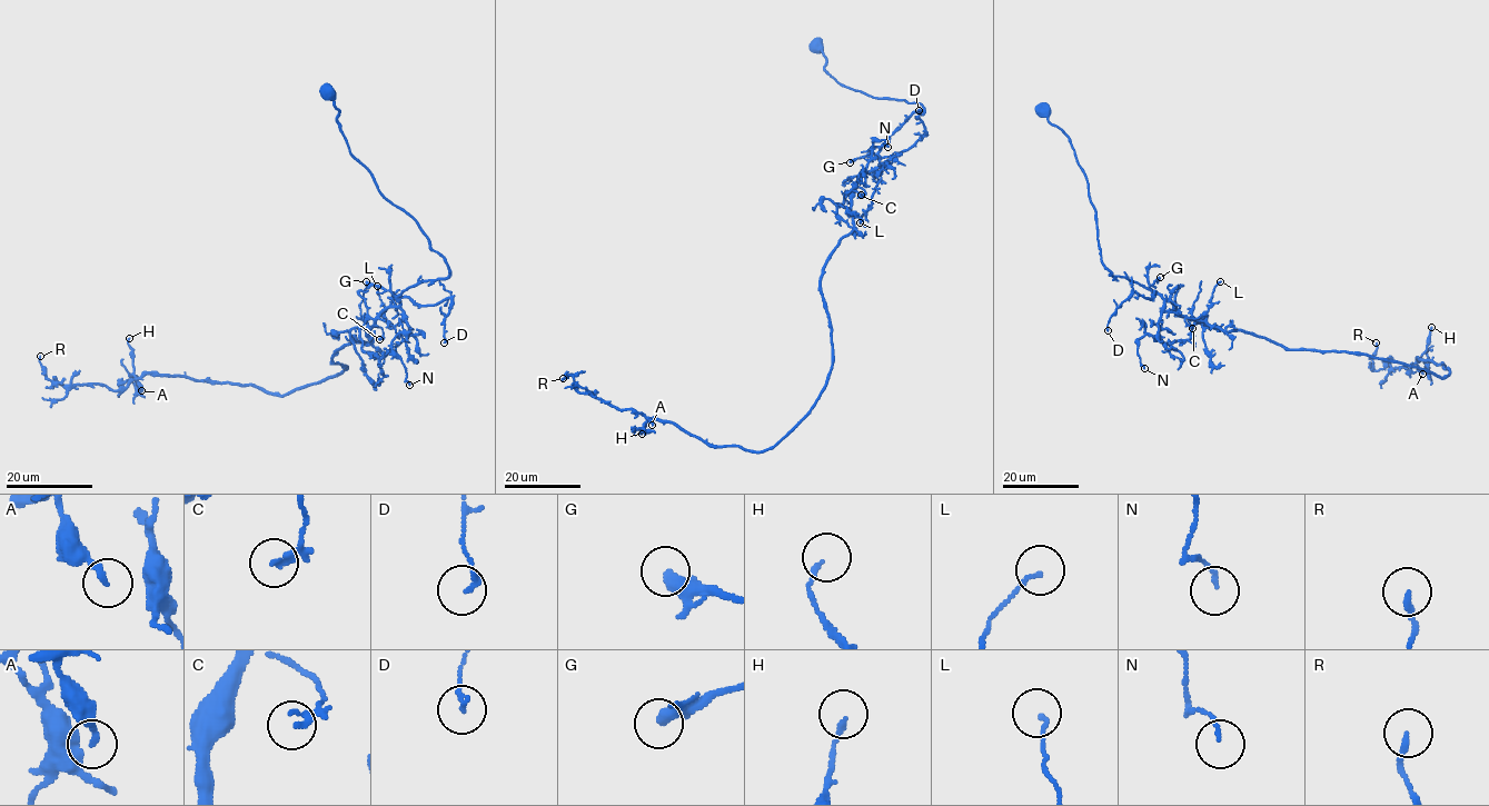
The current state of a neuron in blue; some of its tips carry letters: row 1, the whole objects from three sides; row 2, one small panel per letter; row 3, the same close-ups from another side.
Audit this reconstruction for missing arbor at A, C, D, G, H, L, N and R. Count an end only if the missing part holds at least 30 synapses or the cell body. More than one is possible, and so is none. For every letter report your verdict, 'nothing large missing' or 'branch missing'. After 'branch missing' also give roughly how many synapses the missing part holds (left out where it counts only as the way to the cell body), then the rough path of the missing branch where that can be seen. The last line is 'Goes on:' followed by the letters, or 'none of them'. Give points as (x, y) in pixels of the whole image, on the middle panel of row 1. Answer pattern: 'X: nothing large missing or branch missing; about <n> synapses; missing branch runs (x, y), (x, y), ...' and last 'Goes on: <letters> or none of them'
A: nothing large missing
C: nothing large missing
D: nothing large missing
G: nothing large missing
H: nothing large missing
L: nothing large missing
N: nothing large missing
R: nothing large missing
Goes on: none of them

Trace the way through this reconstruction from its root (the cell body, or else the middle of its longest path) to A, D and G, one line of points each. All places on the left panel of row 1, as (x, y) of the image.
A: (327, 93), (449, 275), (406, 289), (334, 377), (141, 390)
D: (327, 93), (349, 152), (448, 267), (447, 277), (418, 281), (397, 297), (420, 306), (449, 298), (444, 342)
G: (327, 93), (349, 152), (449, 270), (396, 296), (366, 281)

